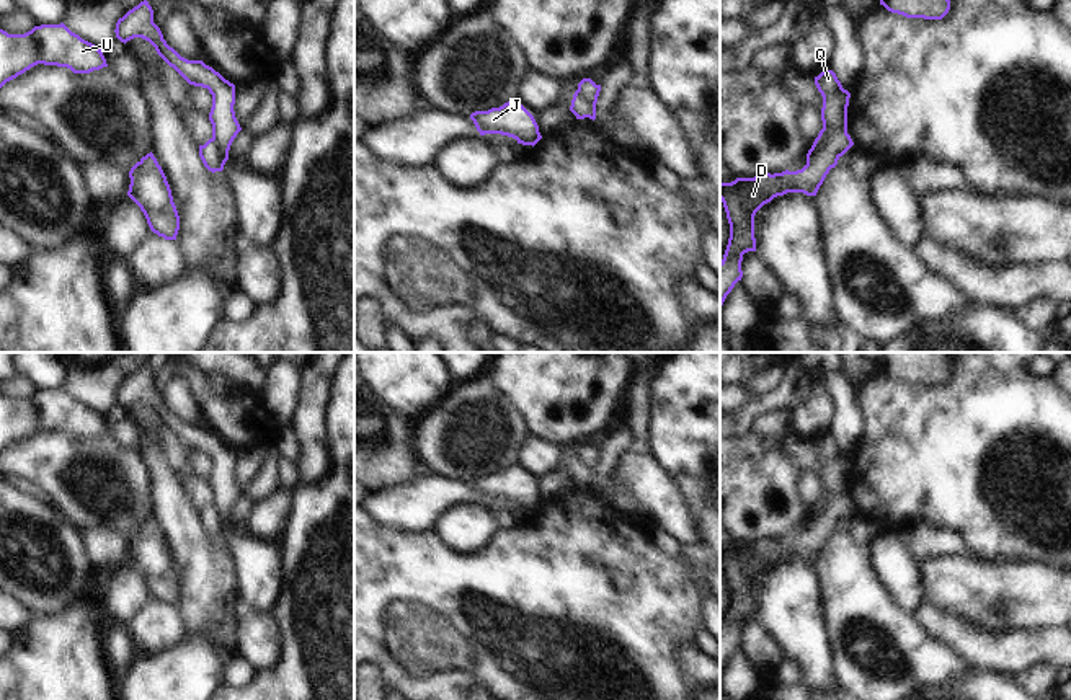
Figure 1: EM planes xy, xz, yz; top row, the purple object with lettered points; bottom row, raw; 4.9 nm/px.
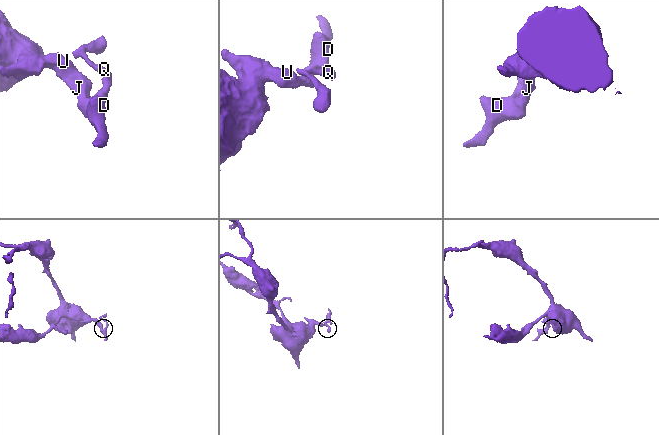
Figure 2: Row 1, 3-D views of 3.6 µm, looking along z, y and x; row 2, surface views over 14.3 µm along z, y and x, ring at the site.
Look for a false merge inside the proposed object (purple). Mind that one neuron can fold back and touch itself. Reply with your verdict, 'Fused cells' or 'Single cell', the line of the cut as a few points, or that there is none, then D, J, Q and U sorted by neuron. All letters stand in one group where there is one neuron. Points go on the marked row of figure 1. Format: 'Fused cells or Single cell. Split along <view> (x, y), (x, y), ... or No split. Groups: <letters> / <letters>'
Fused cells. Split along yz (848, 134), (835, 134), (823, 149), (812, 149). Groups: D J U / Q.

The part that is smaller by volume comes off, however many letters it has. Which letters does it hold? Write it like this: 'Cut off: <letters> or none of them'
Cut off: Q

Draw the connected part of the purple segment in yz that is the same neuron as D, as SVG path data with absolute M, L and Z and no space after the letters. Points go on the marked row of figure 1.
M838 134L829 139L824 150L813 148L807 153L807 165L797 171L766 173L754 178L736 178L720 183L720 201L723 202L730 224L730 238L720 261L720 308L735 284L741 281L741 261L748 251L756 251L754 215L767 202L787 193L816 196L826 175L838 160L854 145L851 135Z

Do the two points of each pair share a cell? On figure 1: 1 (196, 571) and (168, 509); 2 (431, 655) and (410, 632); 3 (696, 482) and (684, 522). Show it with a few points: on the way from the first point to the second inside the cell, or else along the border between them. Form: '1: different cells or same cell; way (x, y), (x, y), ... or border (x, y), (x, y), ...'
1: same cell; way (190, 557), (190, 545), (180, 524)
2: same cell; way (426, 650), (413, 637)
3: different cells; border (668, 475), (686, 503), (702, 542)

